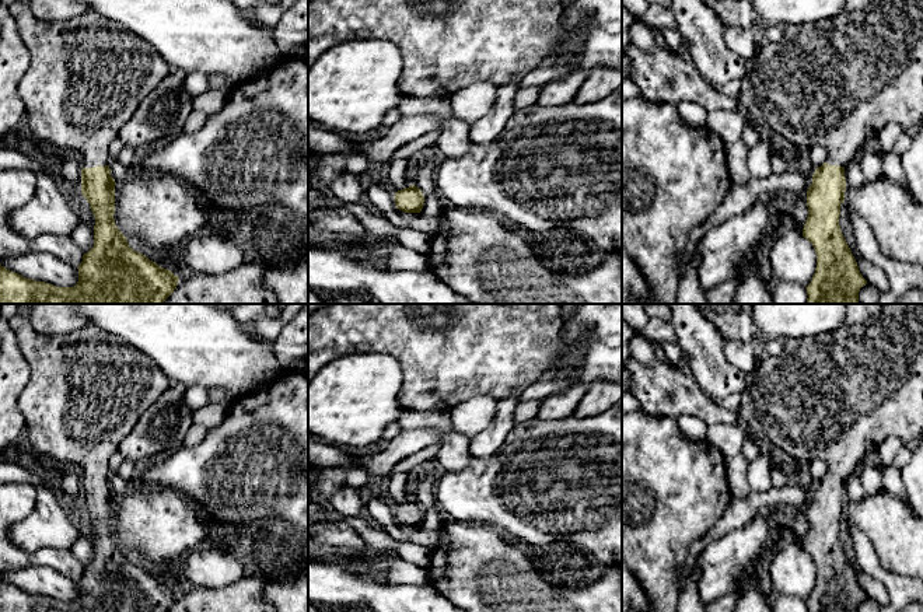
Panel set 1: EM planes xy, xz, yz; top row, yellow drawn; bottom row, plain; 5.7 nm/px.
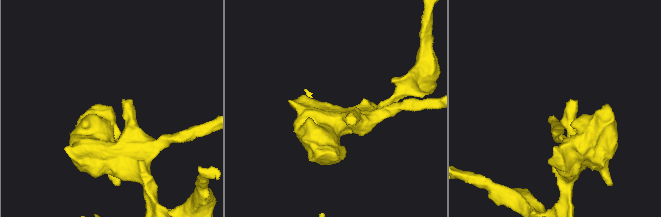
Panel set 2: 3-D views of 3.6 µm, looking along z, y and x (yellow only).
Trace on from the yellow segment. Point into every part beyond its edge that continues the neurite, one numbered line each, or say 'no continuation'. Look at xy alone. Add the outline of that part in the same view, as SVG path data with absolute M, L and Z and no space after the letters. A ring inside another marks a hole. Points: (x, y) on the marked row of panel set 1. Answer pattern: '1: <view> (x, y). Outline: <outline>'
1: xy (87, 74). Outline: M15 0L10 13L29 50L29 66L18 84L18 95L25 105L25 127L46 147L60 154L76 154L83 168L109 165L109 144L133 116L141 99L167 77L169 64L148 42L92 11L70 20L45 21L35 17L28 0Z

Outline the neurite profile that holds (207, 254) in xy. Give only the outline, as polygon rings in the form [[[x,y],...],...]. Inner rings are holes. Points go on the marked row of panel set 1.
[[[203,232],[182,244],[175,252],[157,256],[155,263],[178,277],[190,273],[224,274],[244,263],[244,253],[227,235]]]

